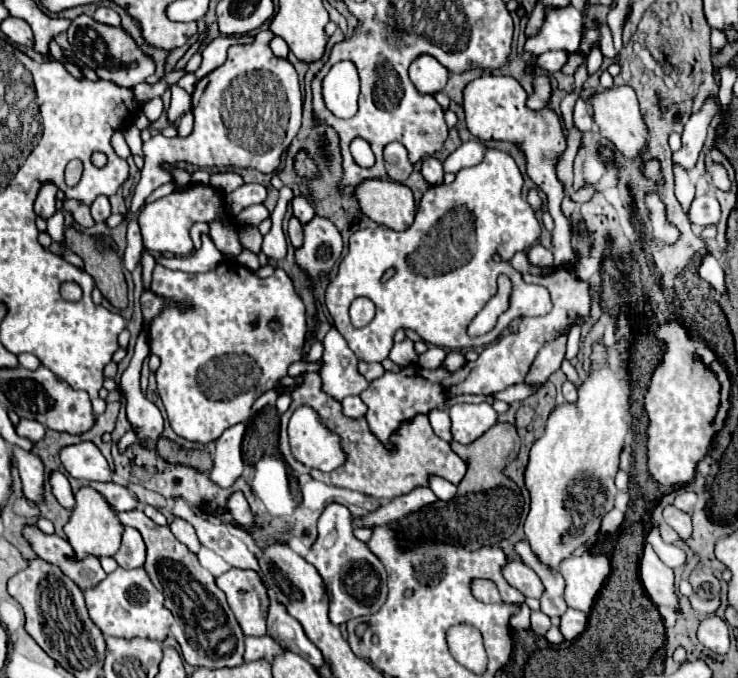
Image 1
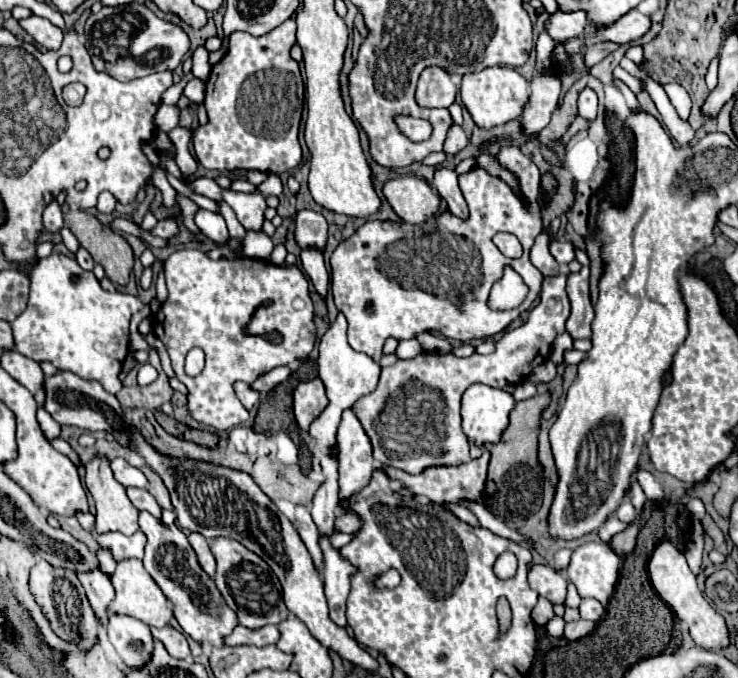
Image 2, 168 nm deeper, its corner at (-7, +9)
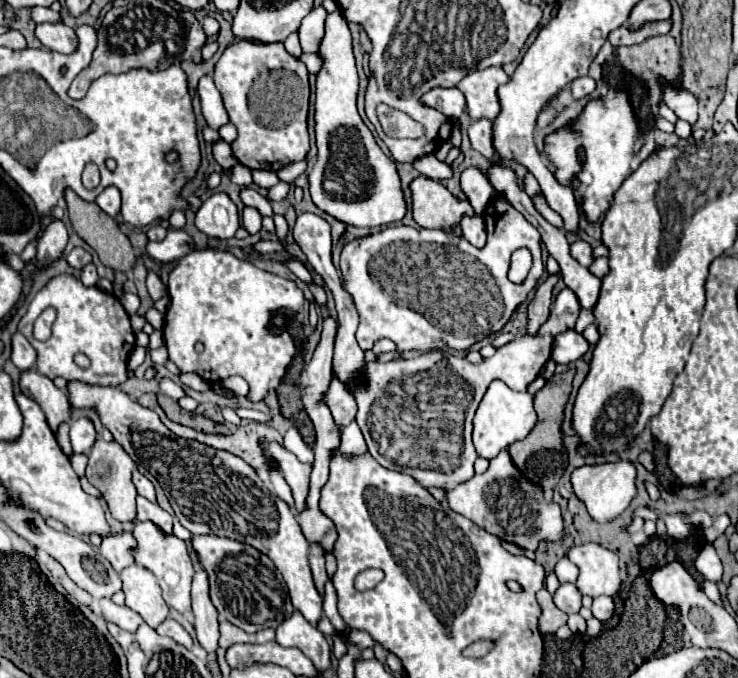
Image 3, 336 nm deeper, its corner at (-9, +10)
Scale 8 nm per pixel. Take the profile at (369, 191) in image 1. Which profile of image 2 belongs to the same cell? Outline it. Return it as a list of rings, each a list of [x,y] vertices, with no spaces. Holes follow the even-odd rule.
[[[416,175],[390,179],[384,185],[384,195],[398,217],[412,225],[428,221],[440,209],[440,195]]]

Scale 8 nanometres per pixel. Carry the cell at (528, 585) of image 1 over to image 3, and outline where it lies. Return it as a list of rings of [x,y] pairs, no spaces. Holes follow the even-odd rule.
[[[560,584],[560,588],[552,594],[554,604],[566,614],[580,610],[580,606],[582,606],[580,598],[582,598],[582,594],[578,592],[578,588],[574,584]]]

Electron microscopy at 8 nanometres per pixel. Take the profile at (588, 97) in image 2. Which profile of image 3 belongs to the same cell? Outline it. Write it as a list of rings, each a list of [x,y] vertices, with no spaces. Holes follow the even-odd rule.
[[[582,76],[582,78],[576,78],[572,84],[570,84],[570,90],[572,90],[572,96],[574,100],[582,100],[586,96],[590,96],[594,92],[596,84],[590,76]]]

